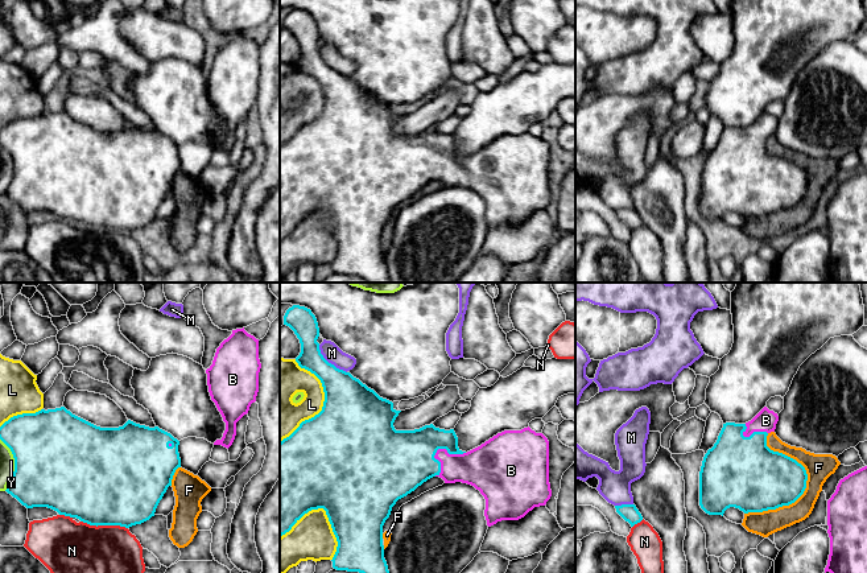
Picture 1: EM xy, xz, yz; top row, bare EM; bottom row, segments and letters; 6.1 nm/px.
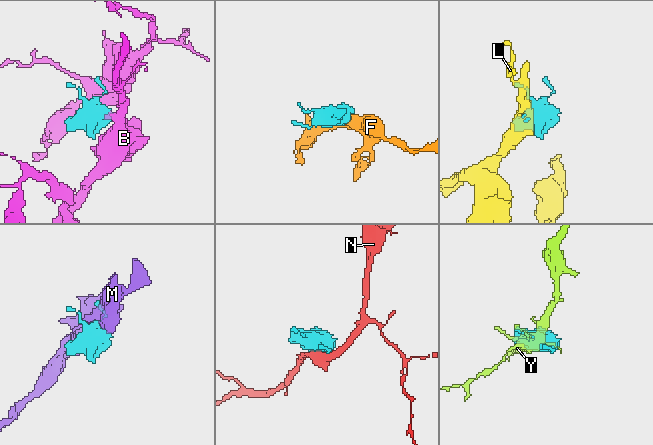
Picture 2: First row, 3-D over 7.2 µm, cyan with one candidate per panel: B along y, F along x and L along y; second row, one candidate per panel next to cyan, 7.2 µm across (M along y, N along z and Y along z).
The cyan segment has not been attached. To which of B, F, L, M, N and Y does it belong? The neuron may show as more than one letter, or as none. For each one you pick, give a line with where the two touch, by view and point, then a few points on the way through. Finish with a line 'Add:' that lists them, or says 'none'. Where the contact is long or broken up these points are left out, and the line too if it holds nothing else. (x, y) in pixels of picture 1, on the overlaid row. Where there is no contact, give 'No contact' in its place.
B: Touches cyan at xz (437, 449)
Add: B

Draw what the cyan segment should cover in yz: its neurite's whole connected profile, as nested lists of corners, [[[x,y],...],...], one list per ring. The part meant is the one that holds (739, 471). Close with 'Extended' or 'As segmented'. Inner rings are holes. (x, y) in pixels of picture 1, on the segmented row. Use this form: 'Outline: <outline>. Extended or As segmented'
Outline: [[[764,407],[746,424],[723,424],[717,442],[705,454],[699,471],[699,506],[706,514],[723,516],[730,507],[739,508],[744,514],[776,510],[794,503],[804,494],[808,481],[805,467],[796,459],[767,446],[767,436],[775,432],[777,421],[777,413]]]. Extended

